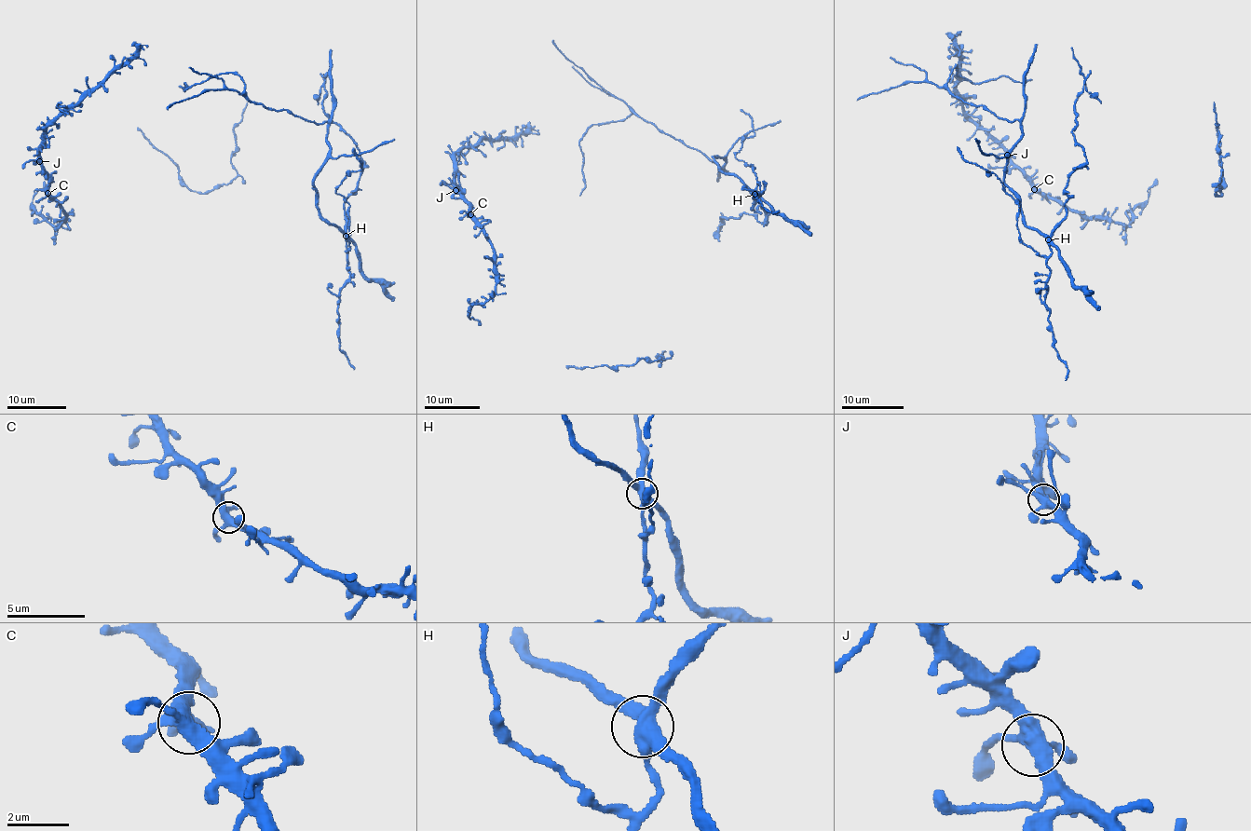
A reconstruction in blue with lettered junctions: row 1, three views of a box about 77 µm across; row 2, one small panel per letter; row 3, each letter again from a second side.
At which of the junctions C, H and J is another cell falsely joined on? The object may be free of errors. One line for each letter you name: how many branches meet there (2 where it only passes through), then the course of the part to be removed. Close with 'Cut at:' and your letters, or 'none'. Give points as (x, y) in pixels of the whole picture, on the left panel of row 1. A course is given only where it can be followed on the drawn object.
H: 4 branches meet; foreign part runs (346, 236), (345, 200), (355, 188), (362, 169), (360, 149), (324, 112), (329, 51)
Cut at: H

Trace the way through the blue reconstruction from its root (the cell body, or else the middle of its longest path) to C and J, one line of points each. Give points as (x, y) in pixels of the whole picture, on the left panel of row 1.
C: (108, 76), (77, 103), (70, 104), (47, 127), (39, 161), (49, 176), (47, 193)
J: (108, 76), (77, 103), (70, 104), (47, 127), (39, 161)

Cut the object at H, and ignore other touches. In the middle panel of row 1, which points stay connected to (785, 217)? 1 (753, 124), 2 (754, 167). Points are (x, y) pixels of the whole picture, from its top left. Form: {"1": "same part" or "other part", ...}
{"1": "other part", "2": "other part"}

